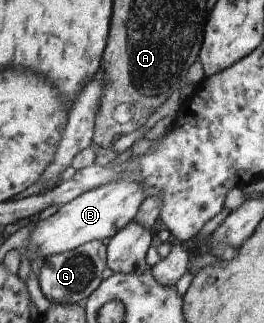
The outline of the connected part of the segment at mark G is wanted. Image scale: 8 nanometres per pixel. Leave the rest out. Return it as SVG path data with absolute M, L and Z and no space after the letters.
M94 240L76 249L48 256L44 259L38 281L42 293L52 303L77 304L89 297L101 286L105 280L104 269L108 267L107 245L101 240Z

